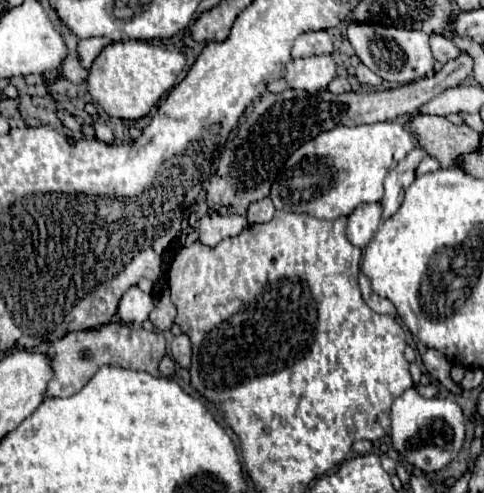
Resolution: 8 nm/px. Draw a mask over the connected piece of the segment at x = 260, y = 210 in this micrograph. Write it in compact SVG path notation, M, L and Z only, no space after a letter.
M269 197L261 199L259 203L251 203L251 207L247 209L249 223L265 223L265 221L271 221L273 215L275 215L275 207Z

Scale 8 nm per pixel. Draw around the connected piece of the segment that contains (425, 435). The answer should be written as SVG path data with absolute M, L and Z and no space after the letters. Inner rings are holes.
M415 387L407 389L399 399L395 399L391 421L393 447L401 455L407 455L409 463L425 473L439 471L449 465L457 457L465 439L465 421L461 407L451 399L425 399L415 391Z

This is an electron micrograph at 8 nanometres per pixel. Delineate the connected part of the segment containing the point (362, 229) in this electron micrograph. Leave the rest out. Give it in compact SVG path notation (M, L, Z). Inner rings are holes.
M363 203L347 217L347 239L363 249L375 235L381 225L381 205L379 203Z

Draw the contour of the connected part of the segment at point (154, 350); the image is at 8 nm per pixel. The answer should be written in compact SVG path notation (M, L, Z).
M107 323L97 329L87 331L73 331L67 333L63 339L57 339L51 343L49 355L53 355L53 371L55 377L47 385L49 397L69 397L75 395L89 379L95 375L95 371L103 365L119 365L133 371L145 371L149 375L159 377L159 361L165 355L165 337L161 331L133 331L125 323Z

